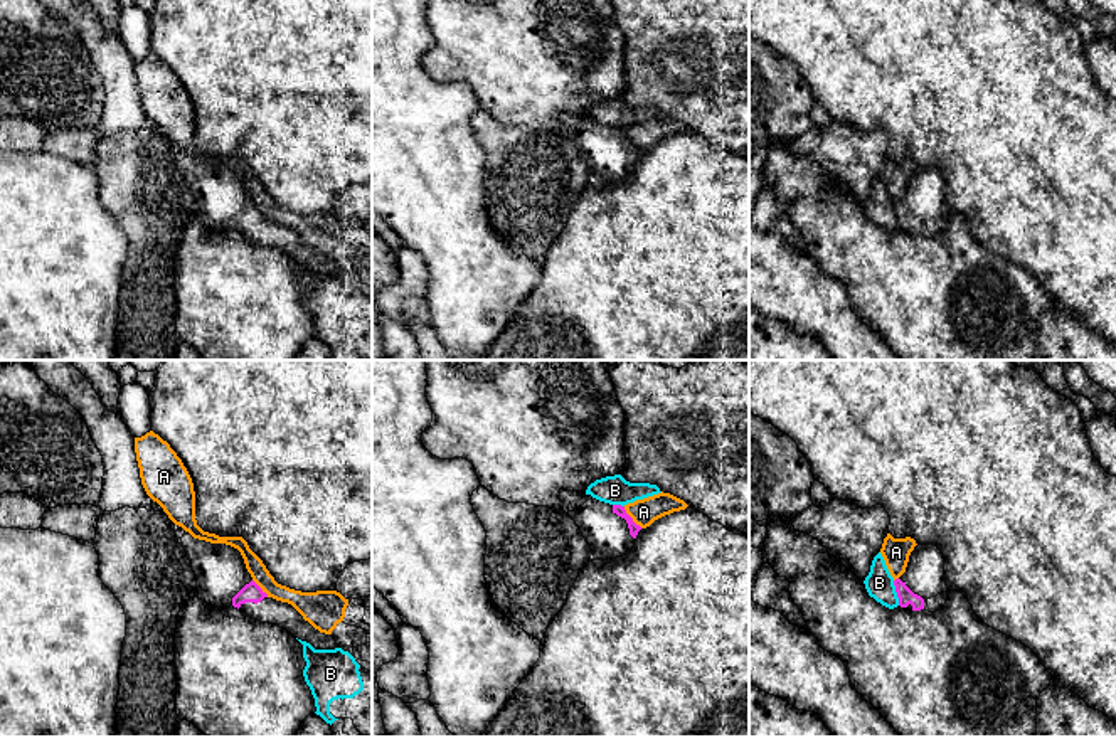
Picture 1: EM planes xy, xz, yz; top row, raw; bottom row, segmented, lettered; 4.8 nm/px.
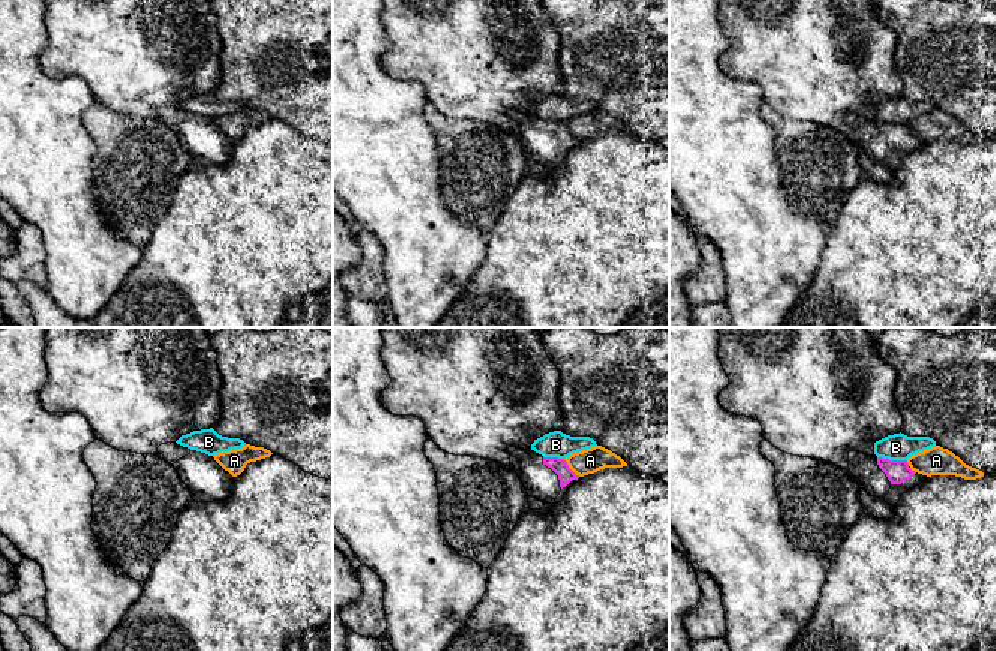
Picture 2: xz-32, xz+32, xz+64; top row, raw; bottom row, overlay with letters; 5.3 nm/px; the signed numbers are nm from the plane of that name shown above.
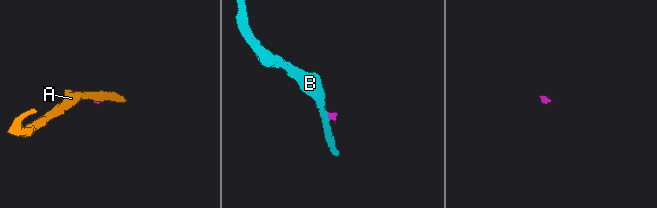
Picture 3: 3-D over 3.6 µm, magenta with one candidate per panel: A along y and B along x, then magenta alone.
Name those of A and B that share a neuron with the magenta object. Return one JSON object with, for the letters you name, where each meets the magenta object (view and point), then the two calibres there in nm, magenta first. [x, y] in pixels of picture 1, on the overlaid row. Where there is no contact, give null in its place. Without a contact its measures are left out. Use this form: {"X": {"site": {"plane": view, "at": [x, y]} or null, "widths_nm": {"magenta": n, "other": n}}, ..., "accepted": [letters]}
{"accepted": []}

